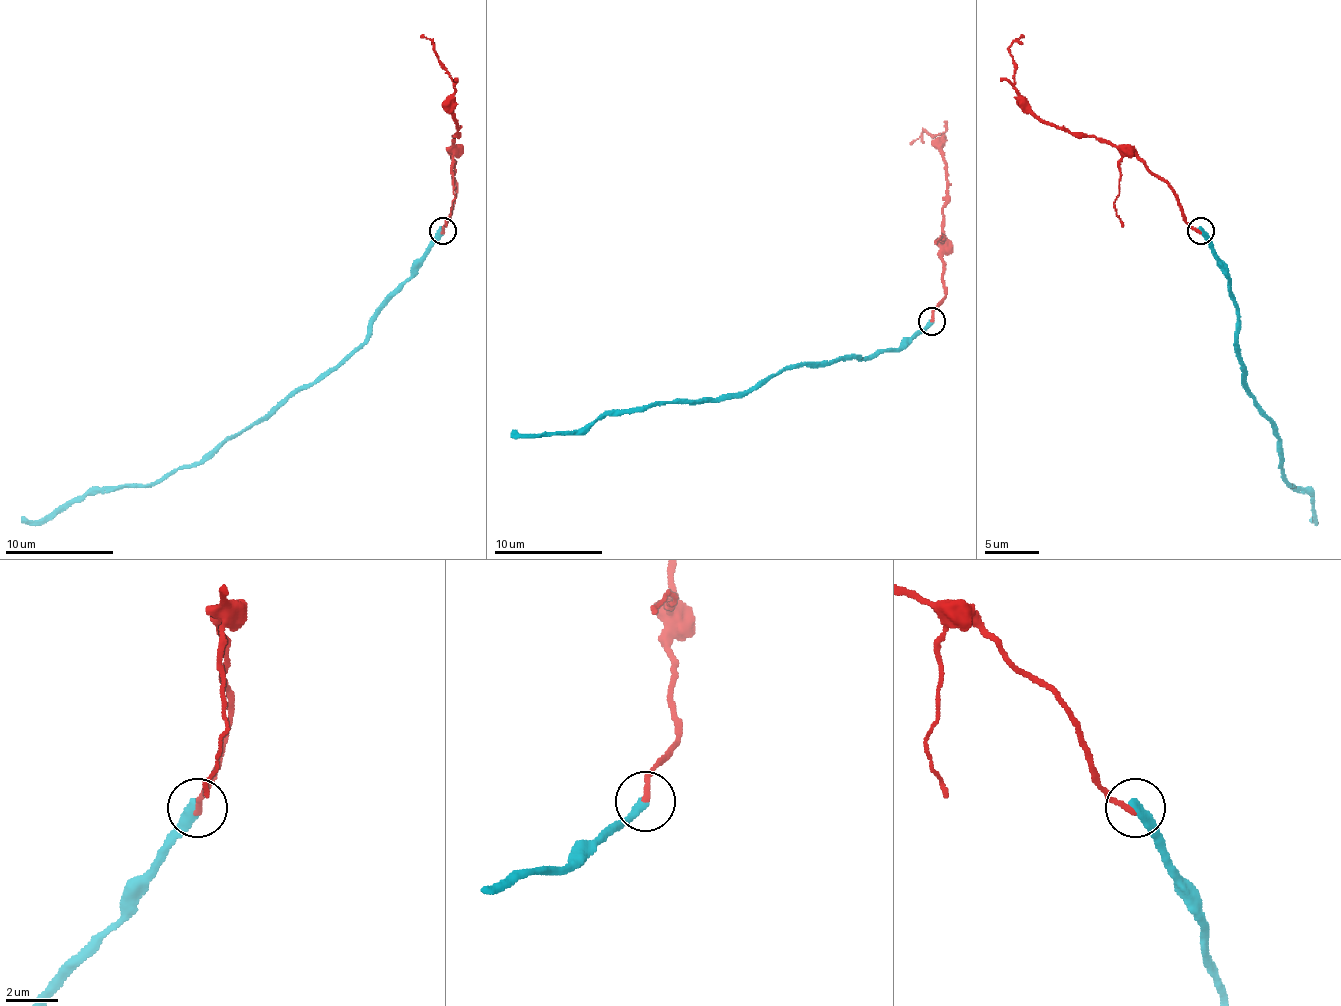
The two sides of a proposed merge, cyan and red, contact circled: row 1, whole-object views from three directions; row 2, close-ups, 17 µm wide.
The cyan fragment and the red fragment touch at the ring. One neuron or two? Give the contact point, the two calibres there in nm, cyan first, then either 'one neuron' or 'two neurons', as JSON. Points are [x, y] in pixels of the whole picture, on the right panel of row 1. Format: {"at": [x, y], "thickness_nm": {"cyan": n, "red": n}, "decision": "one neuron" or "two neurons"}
{"at": [1201, 230], "thickness_nm": {"cyan": 400, "red": 220}, "decision": "two neurons"}

